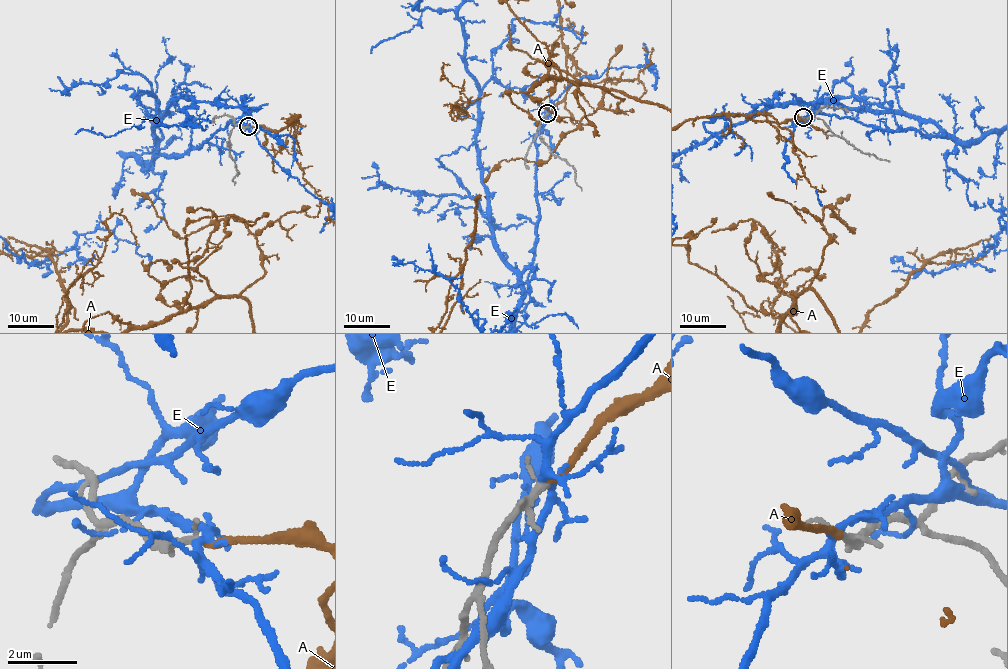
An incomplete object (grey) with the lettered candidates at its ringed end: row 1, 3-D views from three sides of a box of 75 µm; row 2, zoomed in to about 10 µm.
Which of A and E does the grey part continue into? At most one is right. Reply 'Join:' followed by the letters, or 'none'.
Join: A

